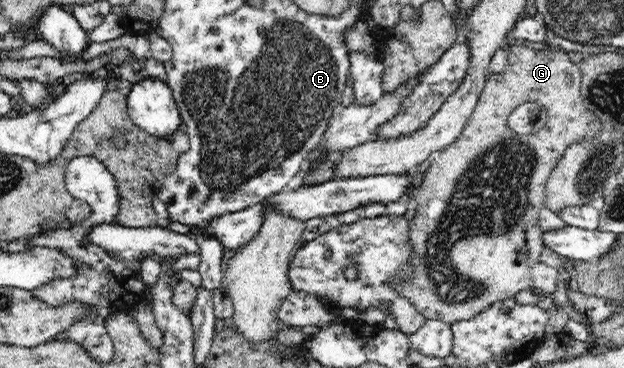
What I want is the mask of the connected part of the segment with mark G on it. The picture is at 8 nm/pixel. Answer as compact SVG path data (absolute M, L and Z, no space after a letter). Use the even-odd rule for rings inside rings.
M510 43L507 47L508 59L507 69L501 74L487 75L484 86L479 94L477 105L473 108L461 135L451 145L441 151L437 151L432 156L432 162L424 173L417 173L417 187L412 194L417 200L417 210L414 220L409 223L409 245L413 248L413 255L409 257L409 264L413 268L413 277L395 277L393 281L385 281L391 284L393 291L397 295L403 296L403 300L409 300L413 307L417 309L426 319L441 320L451 325L452 323L468 320L475 317L480 311L488 308L491 304L504 299L511 299L516 293L532 287L531 271L533 265L539 262L539 255L543 251L543 241L541 227L539 227L539 209L545 205L546 183L552 175L553 168L560 163L561 156L564 155L568 145L575 144L581 140L595 140L596 135L604 128L602 121L584 106L584 101L580 92L582 71L579 65L572 63L567 56L567 52L560 49L553 49L548 46L531 46L526 43ZM537 102L546 109L548 122L535 133L519 134L508 128L508 117L514 109L524 103Z

